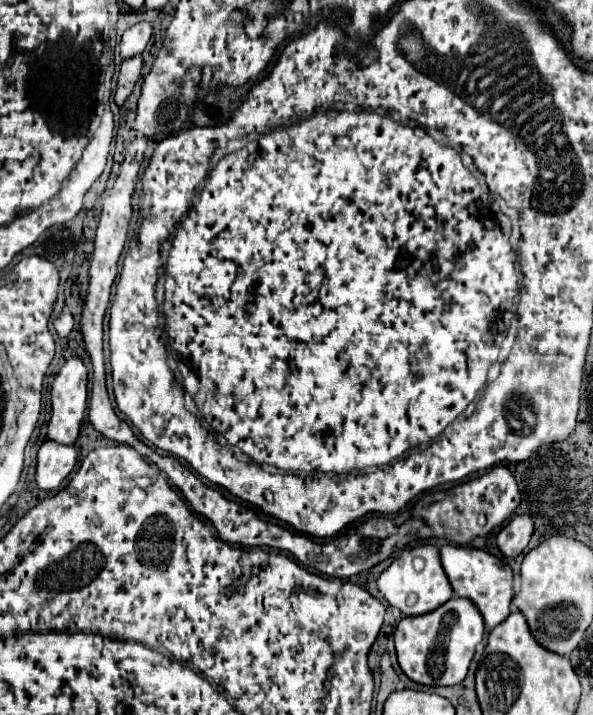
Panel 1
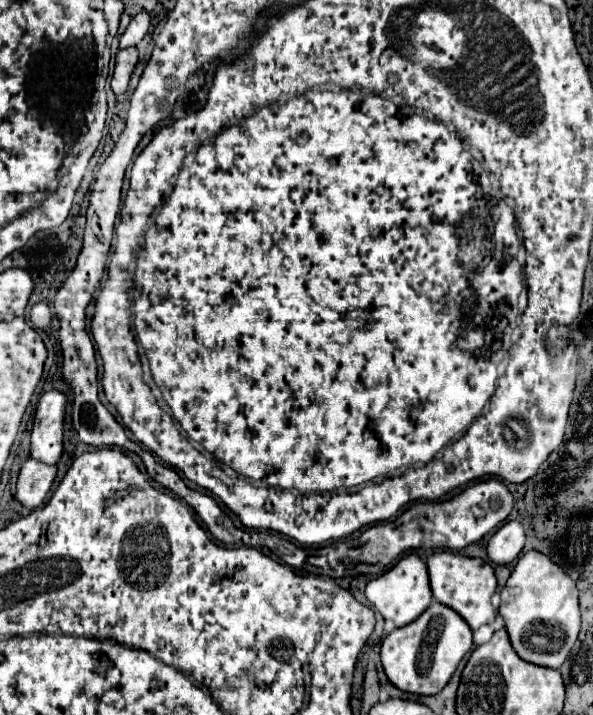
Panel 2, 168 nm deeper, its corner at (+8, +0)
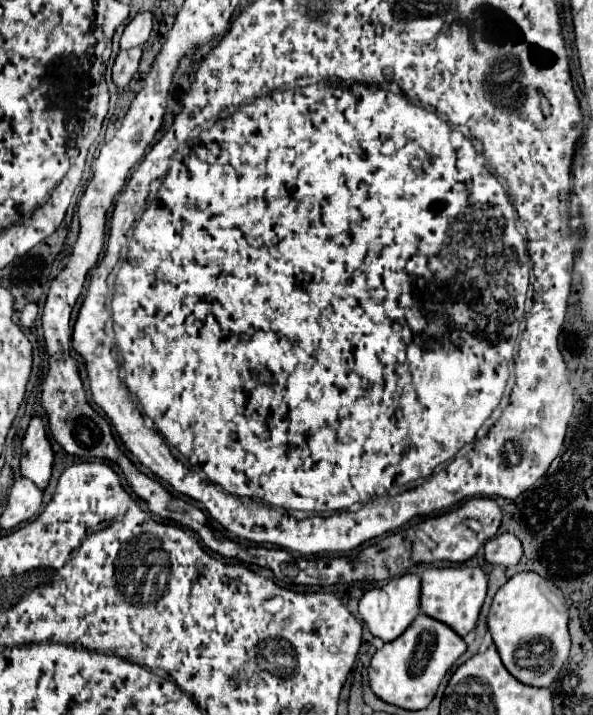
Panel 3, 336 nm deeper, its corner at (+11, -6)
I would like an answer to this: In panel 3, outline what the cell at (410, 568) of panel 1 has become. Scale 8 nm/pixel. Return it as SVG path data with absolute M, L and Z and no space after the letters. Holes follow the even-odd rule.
M403 574L387 582L383 588L373 588L365 592L365 596L359 602L359 614L375 638L381 638L383 642L391 642L403 630L407 630L407 626L419 614L419 590L421 590L419 586L421 586L419 576Z

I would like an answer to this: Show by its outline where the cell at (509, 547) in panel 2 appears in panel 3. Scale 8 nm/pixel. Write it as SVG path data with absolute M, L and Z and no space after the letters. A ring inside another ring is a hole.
M499 534L485 544L485 560L493 566L515 566L523 556L523 548L517 536Z

